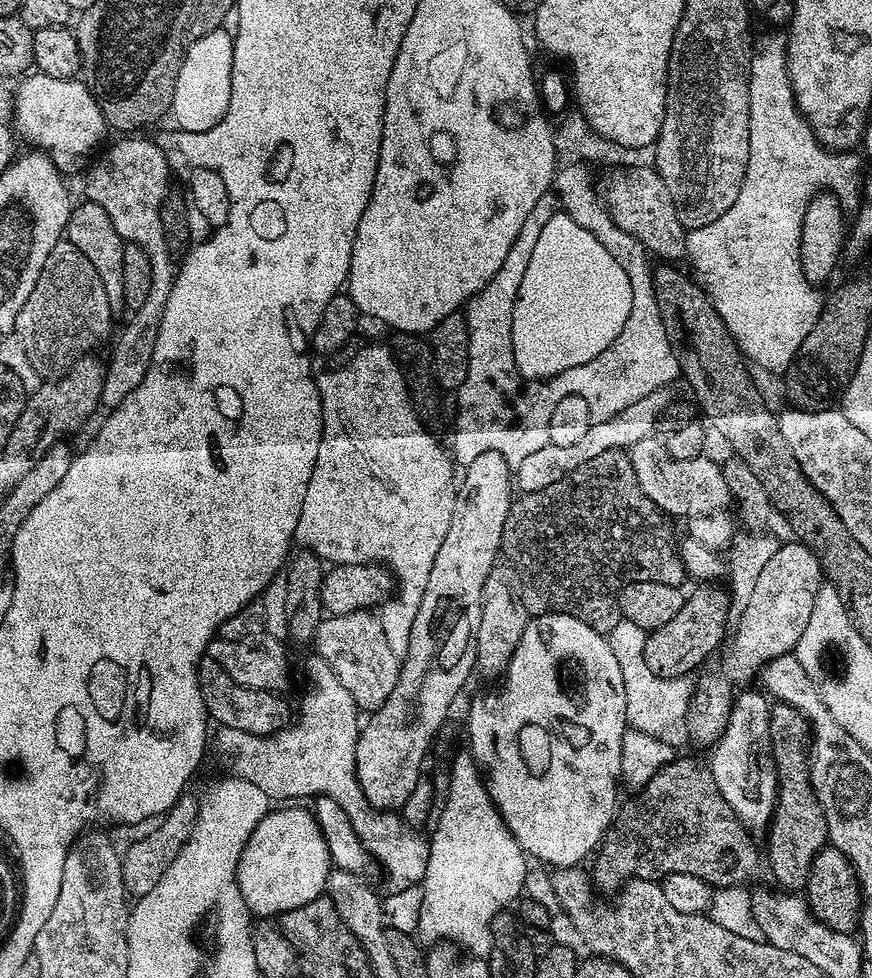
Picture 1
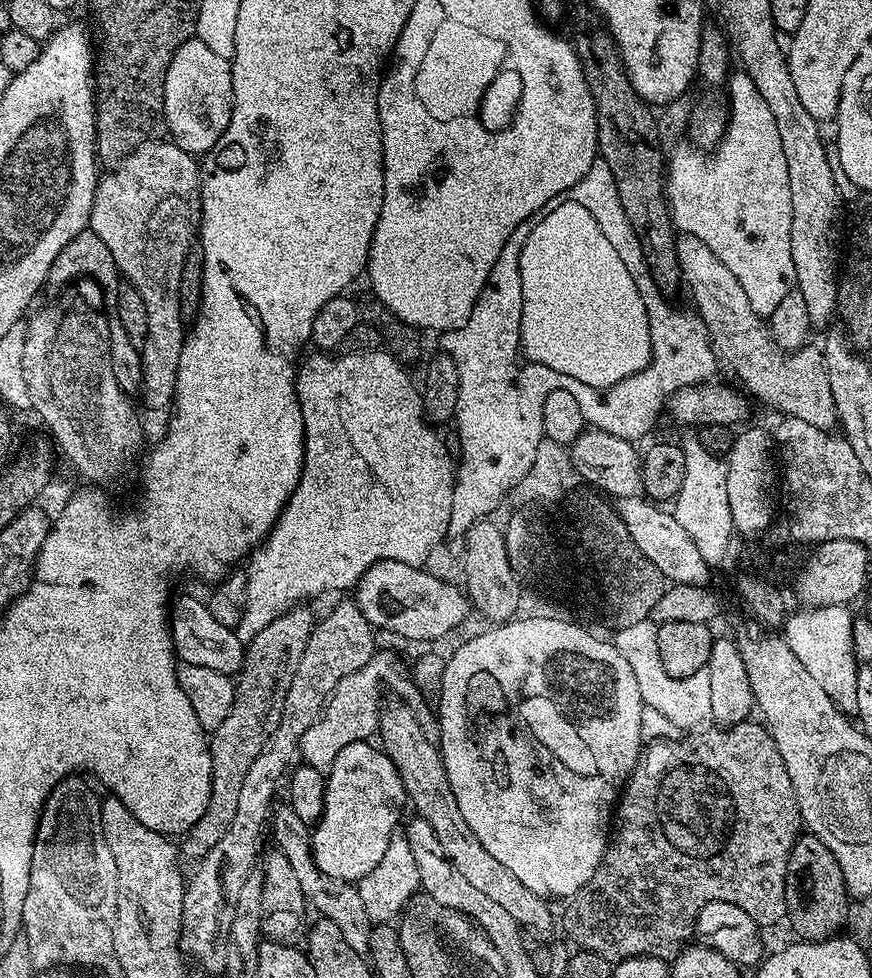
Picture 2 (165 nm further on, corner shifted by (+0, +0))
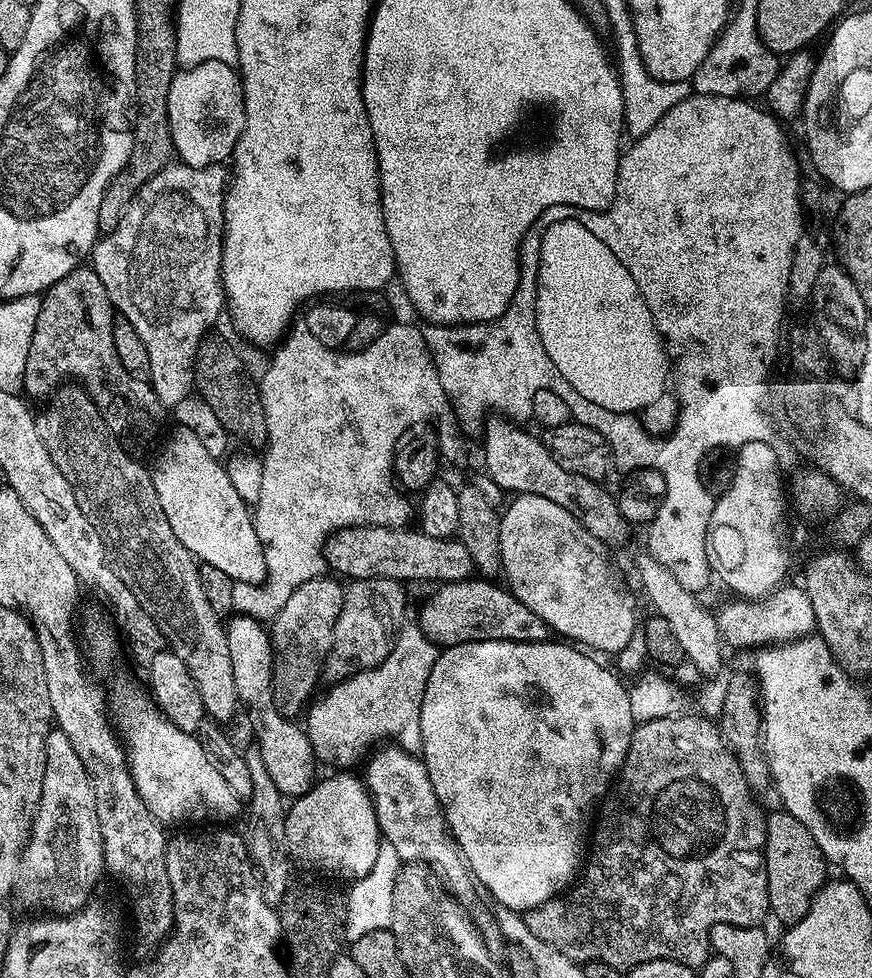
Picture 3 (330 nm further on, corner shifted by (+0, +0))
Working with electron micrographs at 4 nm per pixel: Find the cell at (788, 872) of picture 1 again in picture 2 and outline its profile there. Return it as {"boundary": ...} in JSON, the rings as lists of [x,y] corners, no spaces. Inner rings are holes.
{"boundary":[[[745,722],[728,727],[708,726],[712,728],[705,727],[703,730],[693,731],[679,740],[658,740],[647,745],[632,775],[628,777],[628,783],[621,791],[614,809],[614,831],[608,841],[608,849],[604,851],[602,862],[598,862],[598,870],[594,870],[594,878],[590,878],[590,882],[586,882],[582,890],[574,893],[565,903],[568,905],[562,909],[566,920],[566,934],[575,937],[575,944],[583,948],[583,951],[593,952],[613,962],[629,960],[635,956],[657,956],[660,960],[671,962],[682,951],[681,945],[688,942],[683,940],[693,939],[698,910],[711,900],[742,906],[742,910],[746,910],[746,914],[750,914],[750,918],[754,918],[754,922],[761,926],[776,924],[787,917],[786,874],[790,850],[802,834],[800,807],[796,801],[792,779],[786,770],[786,762],[782,754],[778,754],[774,738],[763,723],[752,723]]]}

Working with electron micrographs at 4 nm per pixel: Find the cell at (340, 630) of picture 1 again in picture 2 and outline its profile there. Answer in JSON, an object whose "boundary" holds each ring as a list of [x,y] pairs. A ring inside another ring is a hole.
{"boundary":[[[395,702],[383,709],[380,713],[378,729],[379,743],[382,750],[392,759],[400,777],[404,794],[409,805],[416,807],[415,815],[421,820],[430,822],[430,830],[438,834],[438,842],[442,842],[442,850],[450,862],[454,862],[454,870],[475,886],[481,894],[486,894],[497,904],[504,905],[507,912],[512,912],[516,919],[532,924],[537,928],[548,926],[548,913],[551,912],[549,901],[545,897],[534,894],[502,866],[474,838],[474,830],[466,826],[466,818],[462,818],[462,810],[458,810],[458,801],[454,799],[454,790],[450,790],[450,778],[446,778],[446,766],[440,757],[439,747],[427,736],[425,729],[418,722],[415,711],[403,702]],[[384,743],[384,744],[383,744]]]}

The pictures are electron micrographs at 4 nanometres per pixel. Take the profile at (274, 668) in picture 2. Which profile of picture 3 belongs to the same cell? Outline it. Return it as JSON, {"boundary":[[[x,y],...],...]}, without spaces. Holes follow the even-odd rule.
{"boundary":[[[325,574],[315,576],[310,582],[302,582],[302,586],[294,589],[290,598],[286,598],[286,606],[282,606],[270,624],[274,652],[278,657],[274,664],[272,691],[276,693],[276,704],[280,711],[289,718],[299,717],[299,712],[301,715],[313,699],[316,679],[320,672],[322,676],[322,665],[332,650],[332,631],[334,622],[338,622],[338,614],[342,614],[345,585],[331,578],[336,579]]]}

